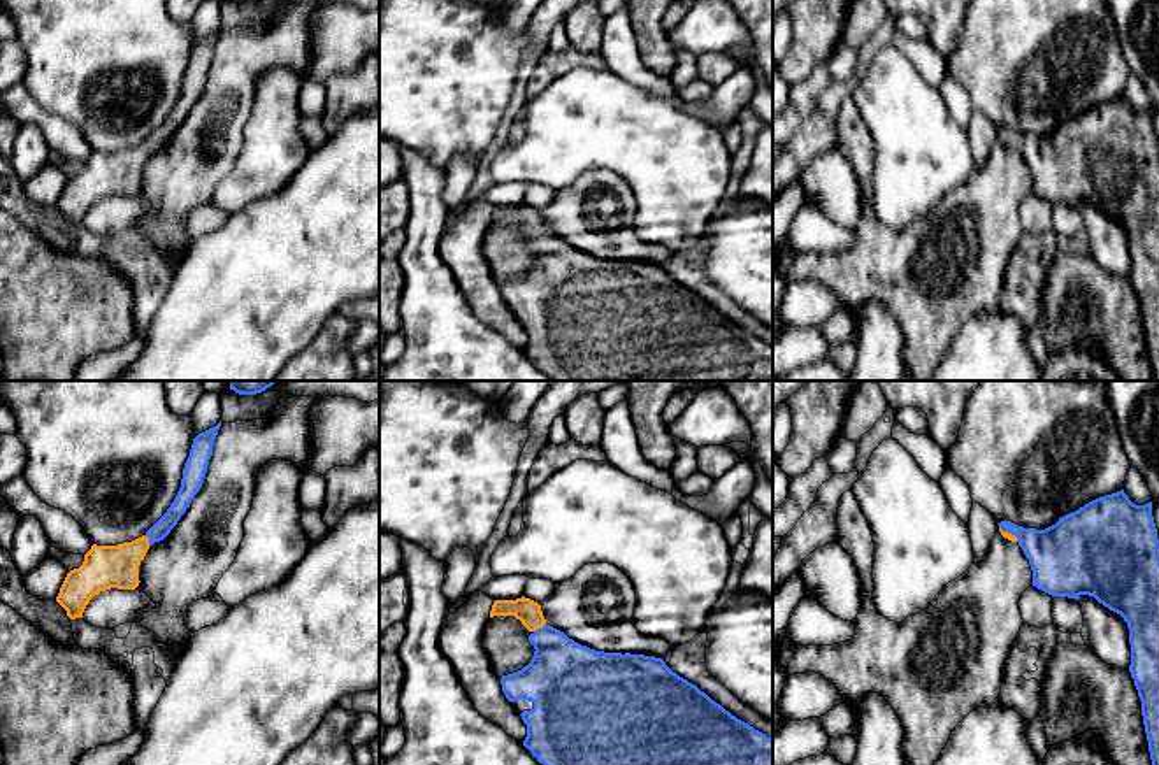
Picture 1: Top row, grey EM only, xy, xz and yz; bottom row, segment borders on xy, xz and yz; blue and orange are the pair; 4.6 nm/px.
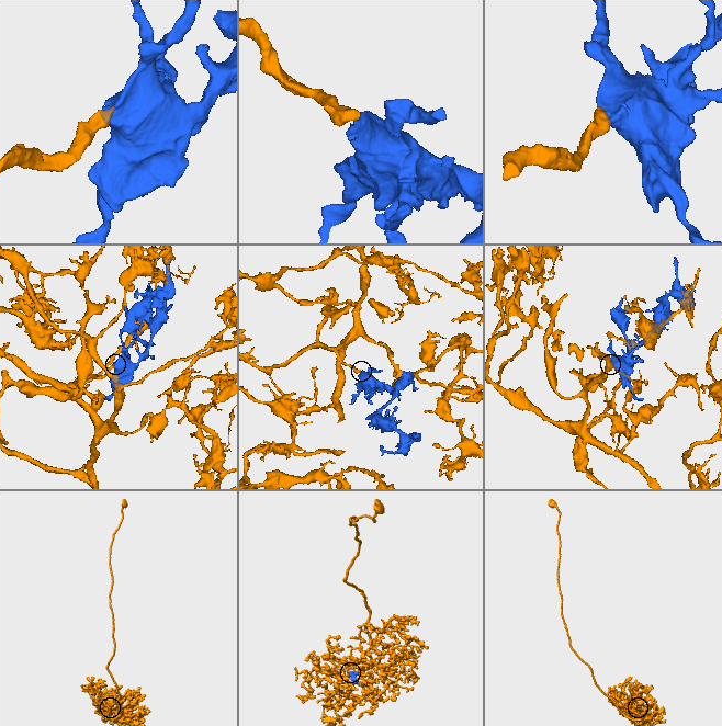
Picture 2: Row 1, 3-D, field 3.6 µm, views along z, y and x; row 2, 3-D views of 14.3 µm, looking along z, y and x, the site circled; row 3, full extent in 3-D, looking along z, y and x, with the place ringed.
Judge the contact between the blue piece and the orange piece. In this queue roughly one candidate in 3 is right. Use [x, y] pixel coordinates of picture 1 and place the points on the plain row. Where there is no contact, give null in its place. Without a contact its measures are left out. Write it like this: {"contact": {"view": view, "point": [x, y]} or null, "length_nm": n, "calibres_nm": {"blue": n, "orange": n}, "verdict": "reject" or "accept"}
{"contact": {"view": "xz", "point": [539, 235]}, "length_nm": 70, "calibres_nm": {"blue": 340, "orange": 110}, "verdict": "accept"}

